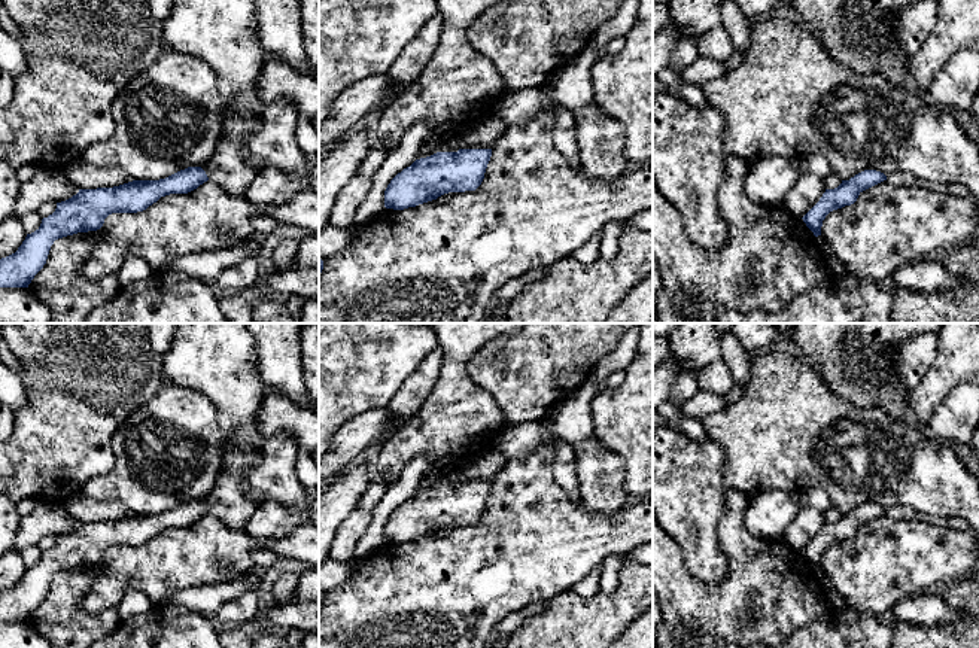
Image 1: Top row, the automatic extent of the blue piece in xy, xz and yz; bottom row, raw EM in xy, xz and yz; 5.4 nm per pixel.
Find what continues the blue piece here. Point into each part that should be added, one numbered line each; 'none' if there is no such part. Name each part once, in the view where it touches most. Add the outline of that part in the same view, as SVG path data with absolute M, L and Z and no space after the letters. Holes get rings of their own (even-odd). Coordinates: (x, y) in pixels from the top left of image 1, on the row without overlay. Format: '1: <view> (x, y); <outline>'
1: xy (218, 359); M177 323L170 349L162 358L165 380L206 395L216 408L226 436L224 469L201 502L209 514L232 530L246 530L253 512L264 504L259 493L246 492L244 472L255 463L265 435L256 431L256 411L268 392L256 371L256 346L246 323Z

